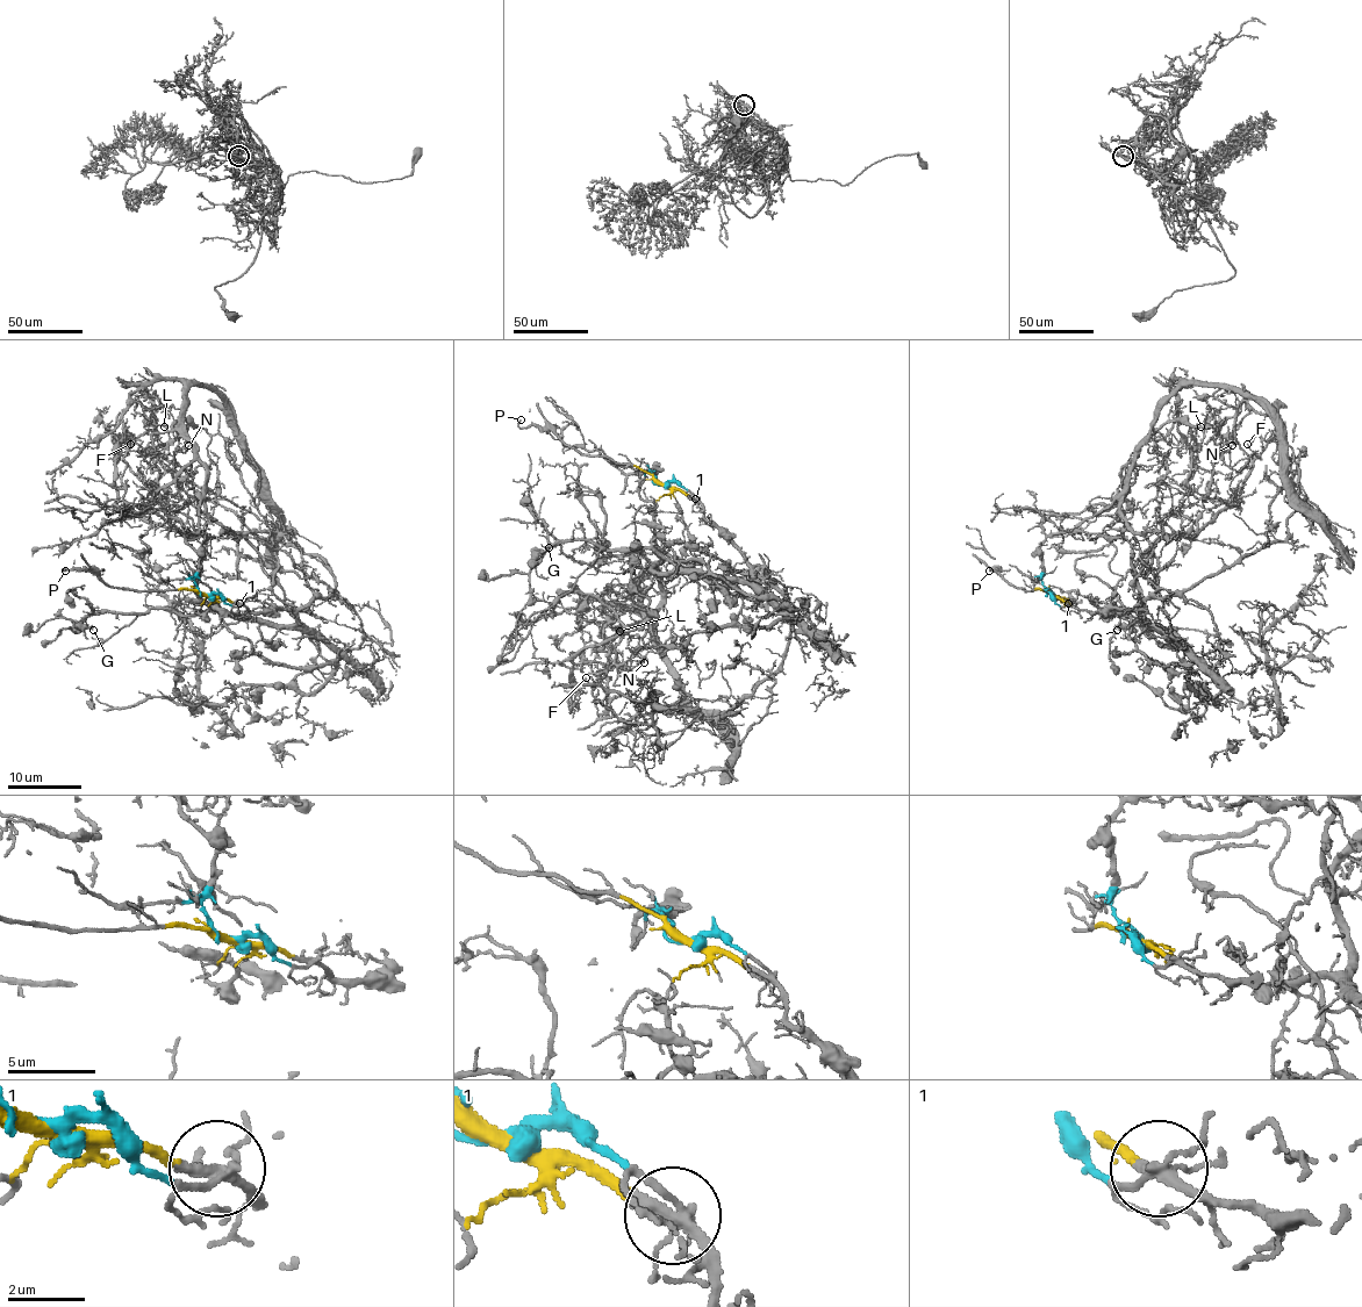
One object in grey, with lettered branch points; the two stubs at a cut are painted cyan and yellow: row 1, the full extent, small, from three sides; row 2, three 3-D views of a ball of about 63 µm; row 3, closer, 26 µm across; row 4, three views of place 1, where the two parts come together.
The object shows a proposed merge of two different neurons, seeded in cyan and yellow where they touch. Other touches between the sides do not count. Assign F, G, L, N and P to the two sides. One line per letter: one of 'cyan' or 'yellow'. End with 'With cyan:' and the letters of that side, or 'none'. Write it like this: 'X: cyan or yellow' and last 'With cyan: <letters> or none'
F: yellow
G: yellow
L: cyan
N: cyan
P: yellow
With cyan: L, N

